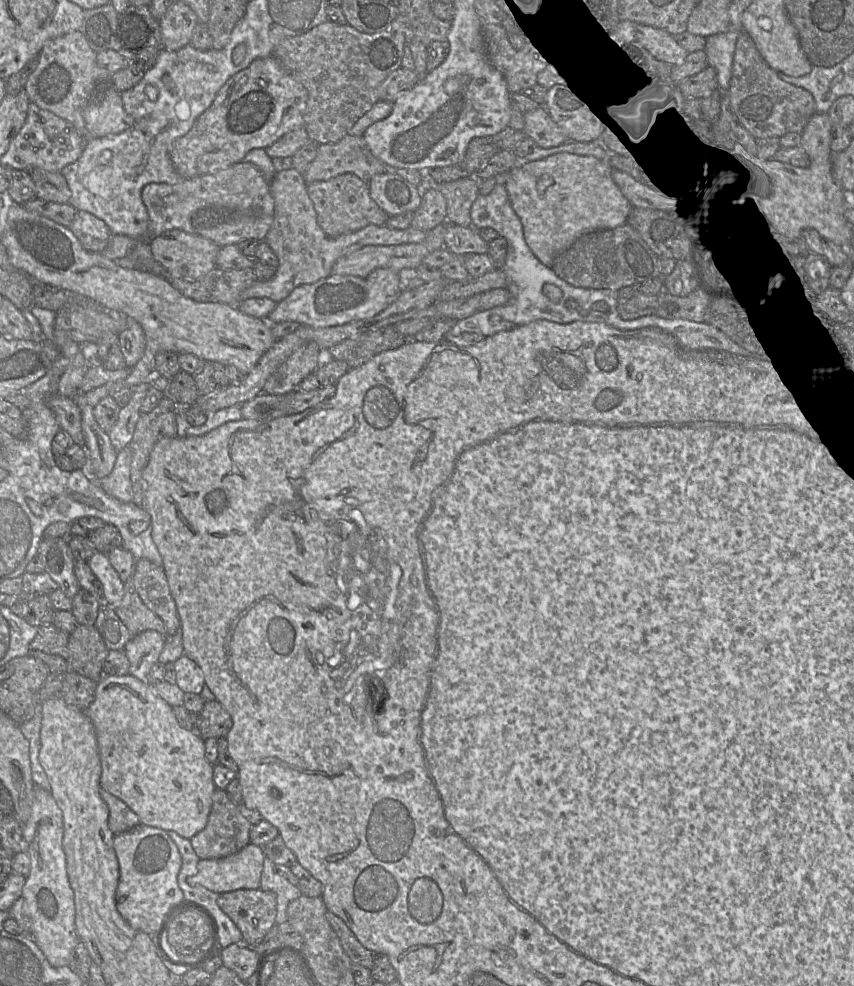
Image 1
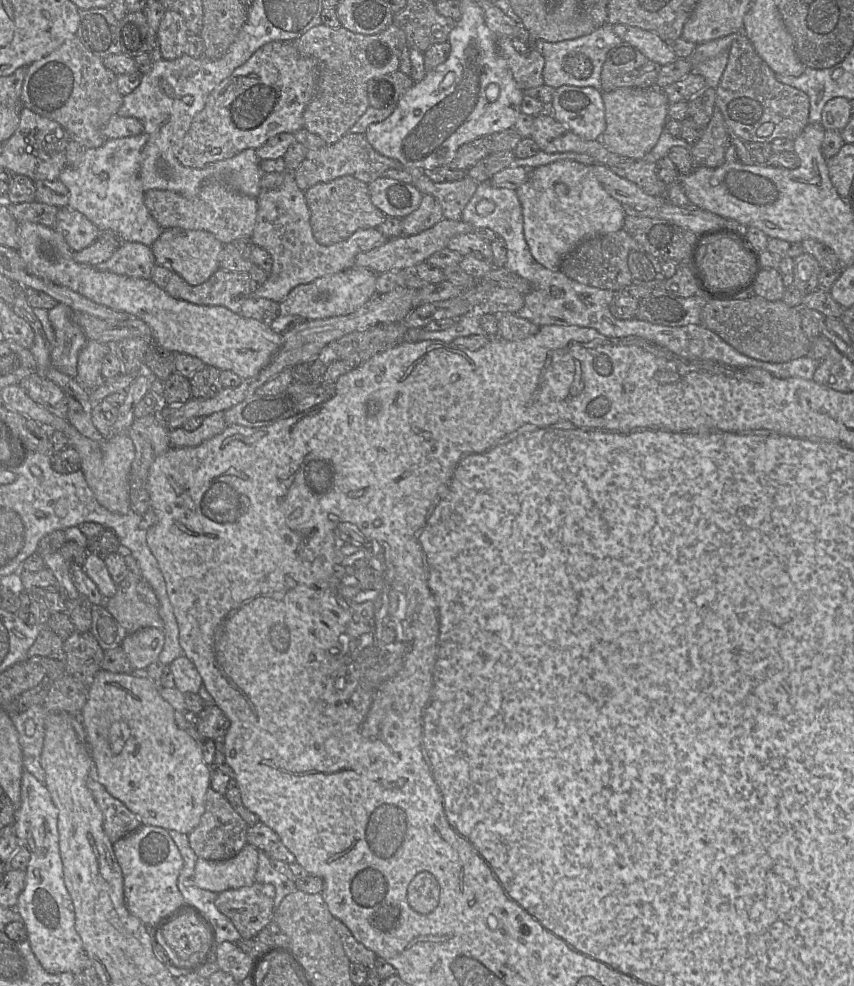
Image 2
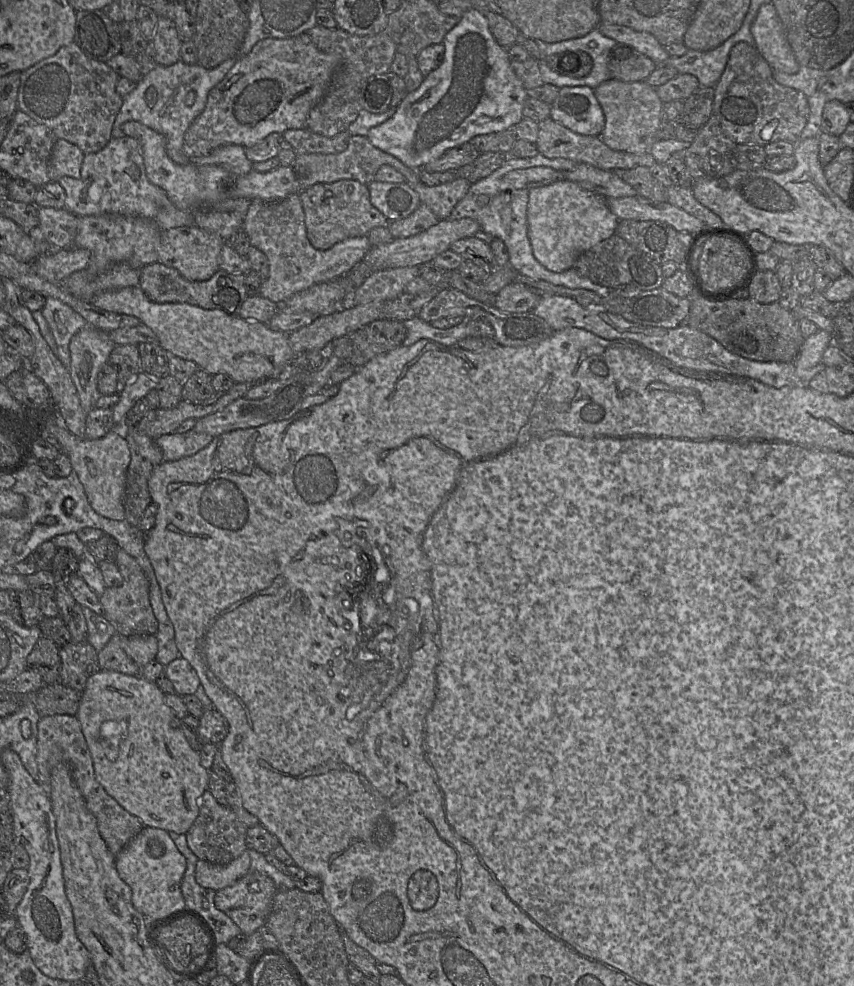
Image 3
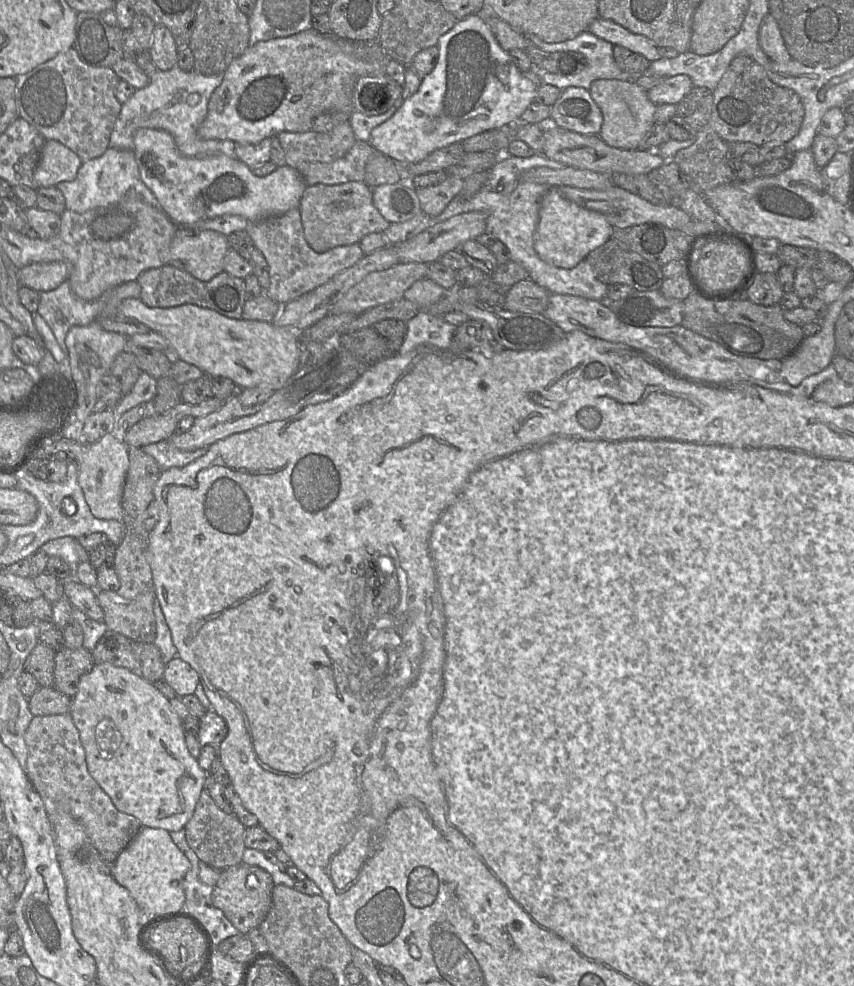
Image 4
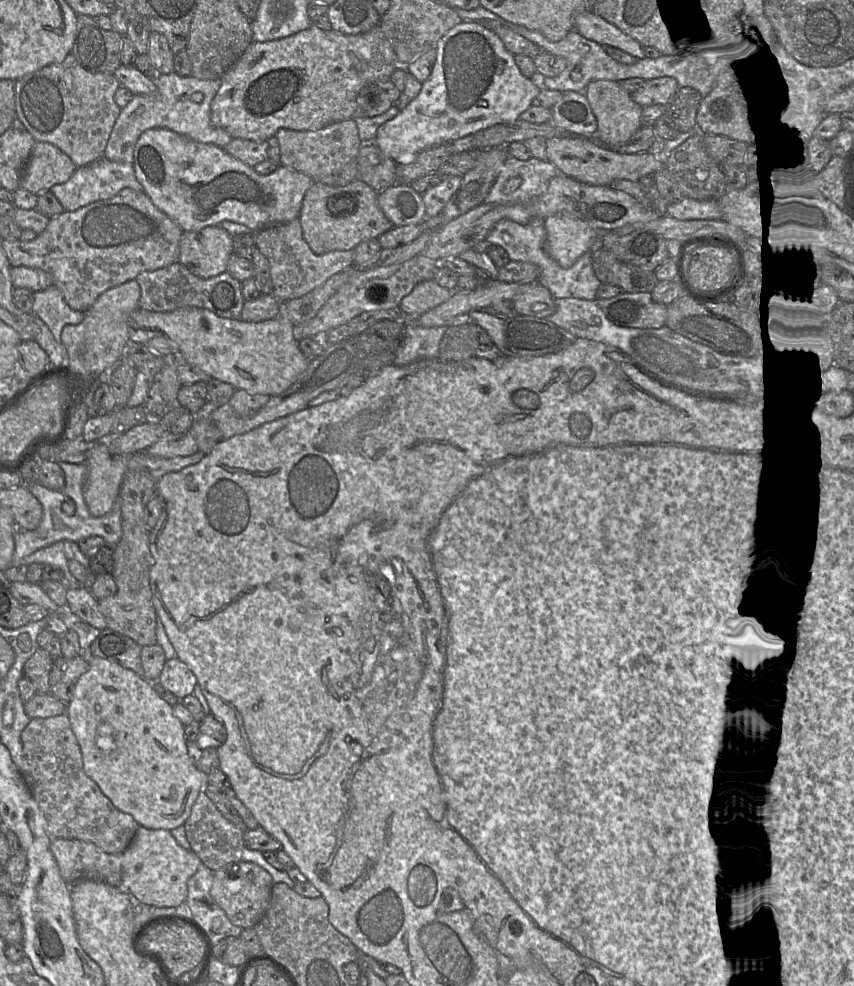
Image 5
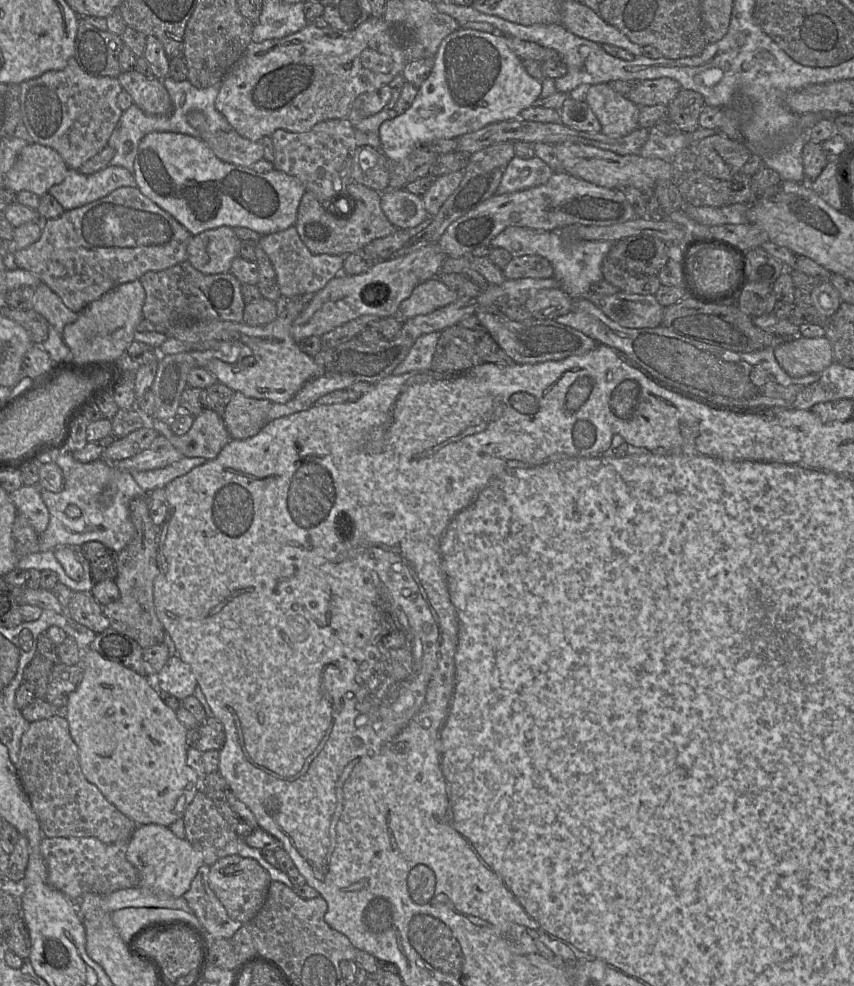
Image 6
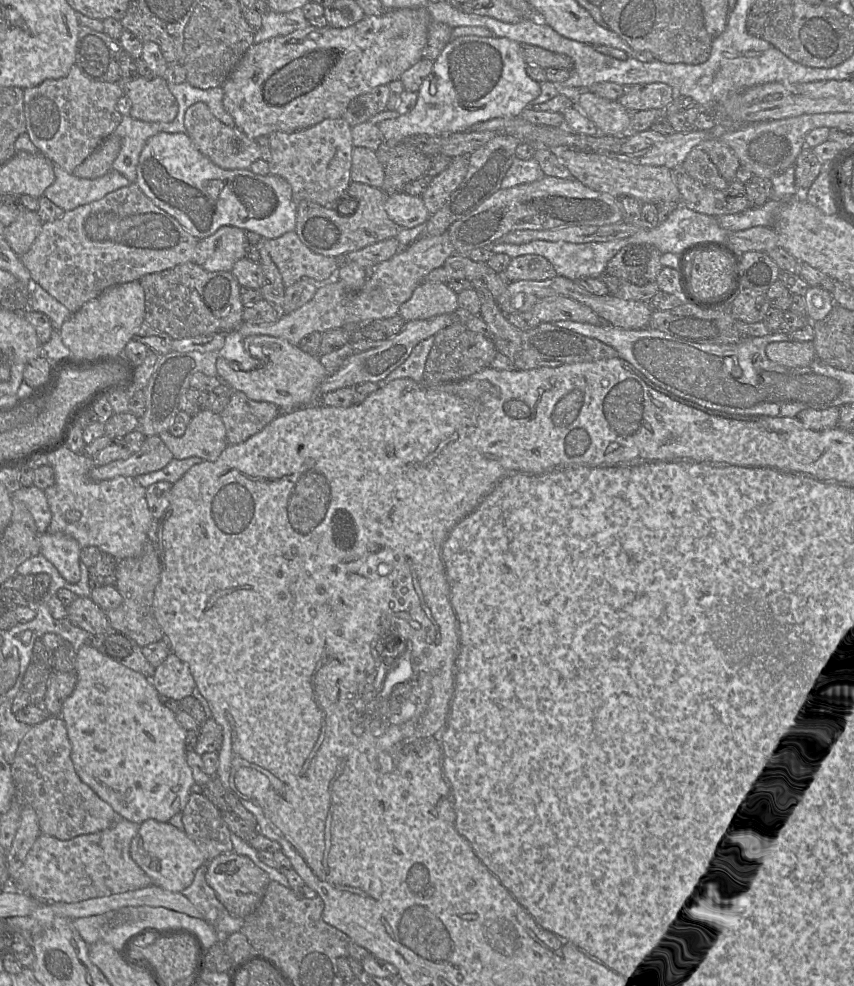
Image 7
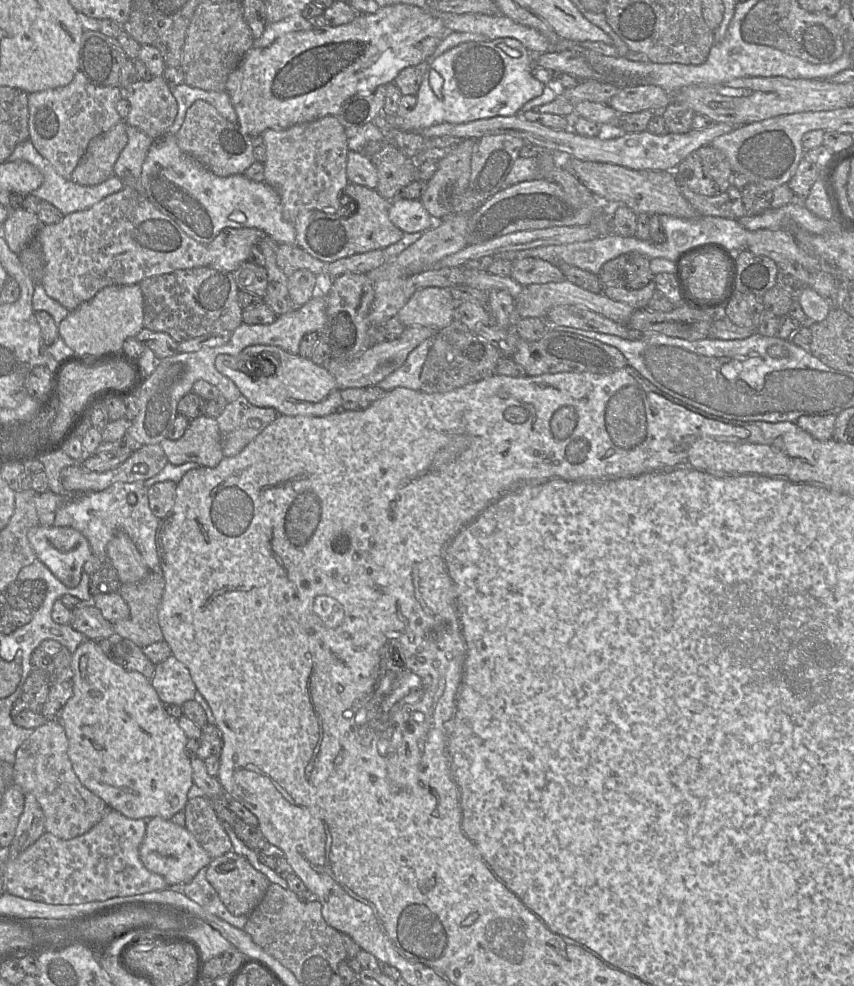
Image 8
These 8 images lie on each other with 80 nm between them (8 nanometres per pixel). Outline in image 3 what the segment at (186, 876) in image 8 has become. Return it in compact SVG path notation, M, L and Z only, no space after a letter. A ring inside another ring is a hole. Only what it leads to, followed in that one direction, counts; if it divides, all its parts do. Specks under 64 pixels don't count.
M143 827L116 855L115 866L119 877L131 889L133 906L148 921L185 907L181 883L186 870L186 858L166 830Z

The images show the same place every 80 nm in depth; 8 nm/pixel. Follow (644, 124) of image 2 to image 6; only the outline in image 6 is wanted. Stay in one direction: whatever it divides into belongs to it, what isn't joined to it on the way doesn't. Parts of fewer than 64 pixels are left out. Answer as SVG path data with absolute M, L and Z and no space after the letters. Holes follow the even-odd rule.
M608 84L591 85L585 102L599 120L601 132L608 136L625 136L638 128L639 107Z

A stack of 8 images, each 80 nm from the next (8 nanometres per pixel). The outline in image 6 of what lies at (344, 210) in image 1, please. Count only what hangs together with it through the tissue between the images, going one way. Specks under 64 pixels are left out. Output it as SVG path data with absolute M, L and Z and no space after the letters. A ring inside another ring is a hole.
M350 181L343 196L343 201L350 200L348 215L334 215L330 211L332 206L321 203L311 192L306 191L303 194L294 225L300 239L312 254L346 256L363 249L373 240L388 236L397 230L381 209L381 193Z

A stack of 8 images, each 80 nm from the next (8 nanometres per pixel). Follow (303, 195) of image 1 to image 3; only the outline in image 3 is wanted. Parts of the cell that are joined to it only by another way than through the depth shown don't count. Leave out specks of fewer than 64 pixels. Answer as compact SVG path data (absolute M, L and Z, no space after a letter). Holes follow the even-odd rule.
M299 192L277 201L254 199L244 215L242 230L250 244L262 251L269 263L269 273L259 295L283 308L283 303L295 293L315 284L342 277L362 262L371 249L368 236L344 239L327 250L314 248L307 237L305 214Z

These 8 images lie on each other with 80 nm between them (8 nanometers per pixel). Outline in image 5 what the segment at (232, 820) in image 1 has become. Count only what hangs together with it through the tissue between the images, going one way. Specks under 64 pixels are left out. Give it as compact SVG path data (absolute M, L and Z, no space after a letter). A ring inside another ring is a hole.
M204 789L200 792L192 806L190 816L185 821L184 827L191 850L200 858L201 862L212 871L217 871L226 864L241 860L245 847L245 831L233 824L219 811L204 792Z

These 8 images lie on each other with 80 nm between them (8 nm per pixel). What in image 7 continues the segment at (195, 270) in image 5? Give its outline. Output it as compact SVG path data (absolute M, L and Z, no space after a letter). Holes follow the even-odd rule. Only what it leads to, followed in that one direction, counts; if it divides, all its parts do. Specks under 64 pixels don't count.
M222 226L211 236L198 241L194 263L208 272L231 271L238 260L245 258L247 243L245 230Z

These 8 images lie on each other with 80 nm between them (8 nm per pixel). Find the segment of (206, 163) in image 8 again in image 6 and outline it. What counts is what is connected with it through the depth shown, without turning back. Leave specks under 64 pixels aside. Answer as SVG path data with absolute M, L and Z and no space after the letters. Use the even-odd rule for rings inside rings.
M191 111L187 115L188 123L195 128L202 140L223 162L237 166L251 167L263 158L261 142L250 141L235 130L210 130L206 116L201 111Z

